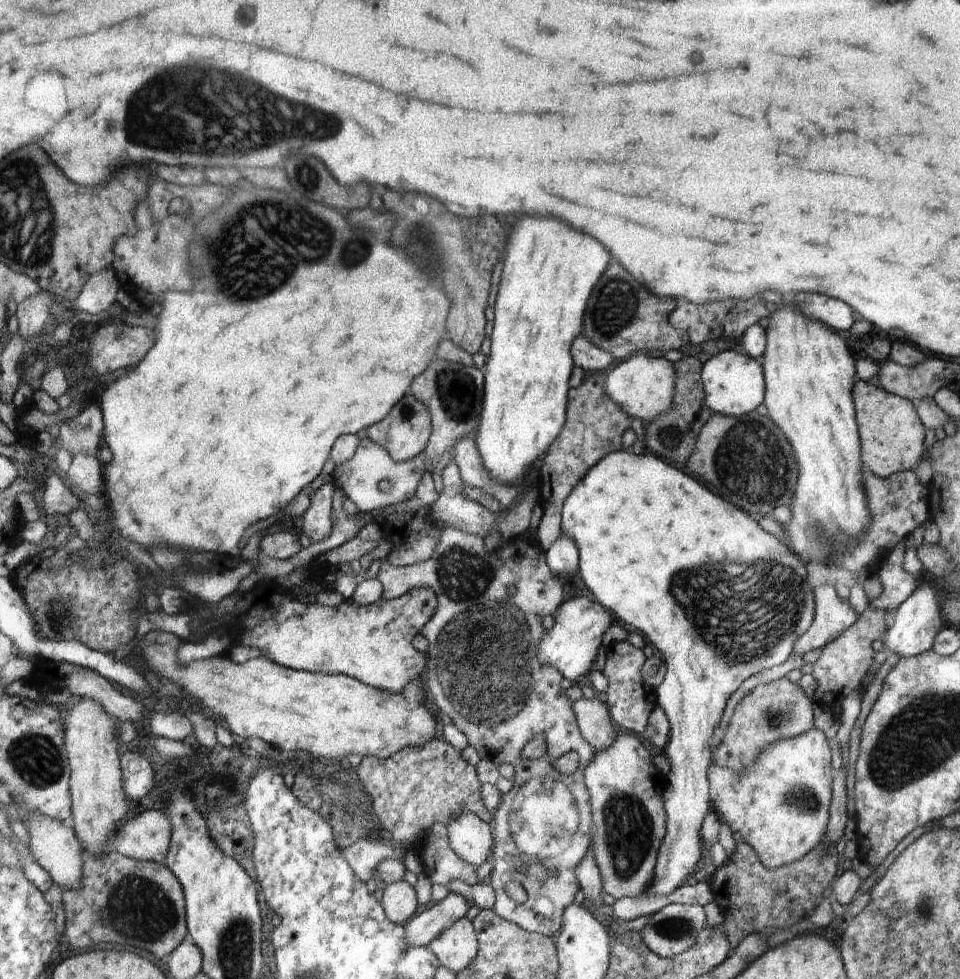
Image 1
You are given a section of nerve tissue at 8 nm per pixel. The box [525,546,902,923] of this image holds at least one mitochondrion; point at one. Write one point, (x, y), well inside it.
(721, 607)

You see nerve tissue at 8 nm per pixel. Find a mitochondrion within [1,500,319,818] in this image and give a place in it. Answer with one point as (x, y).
(36, 759)

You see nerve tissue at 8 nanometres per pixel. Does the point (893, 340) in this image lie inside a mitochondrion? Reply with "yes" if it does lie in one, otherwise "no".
no

